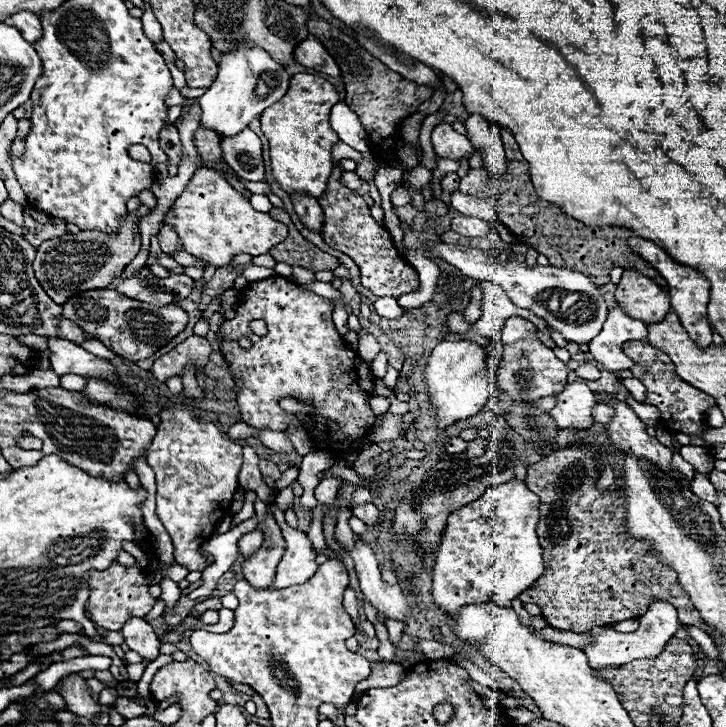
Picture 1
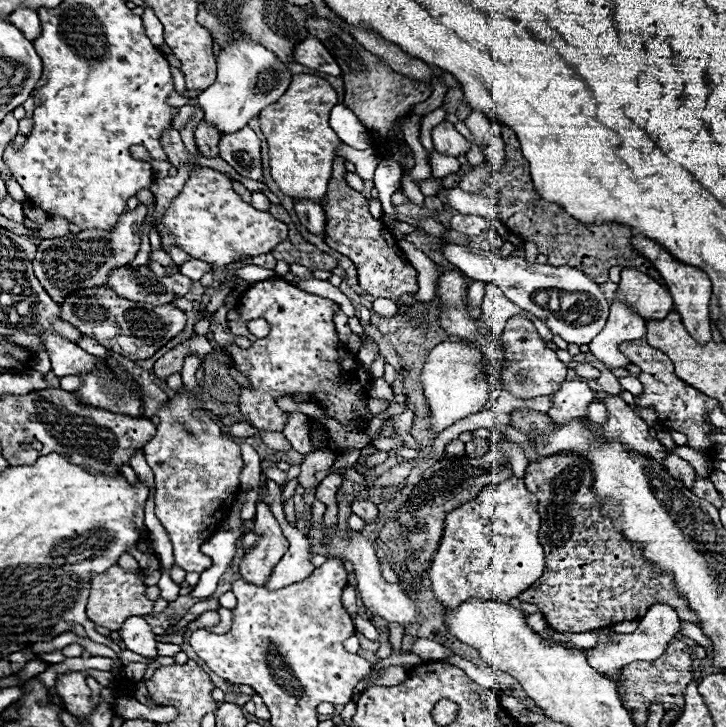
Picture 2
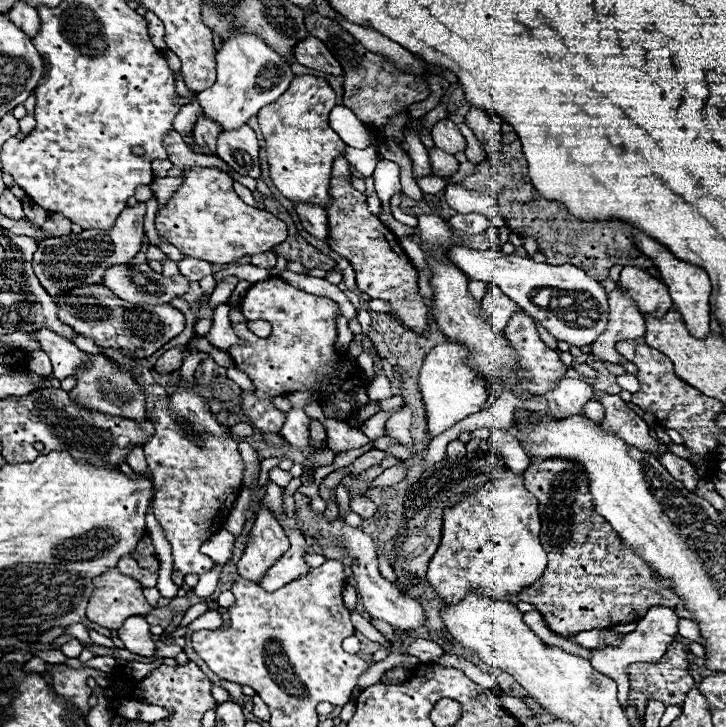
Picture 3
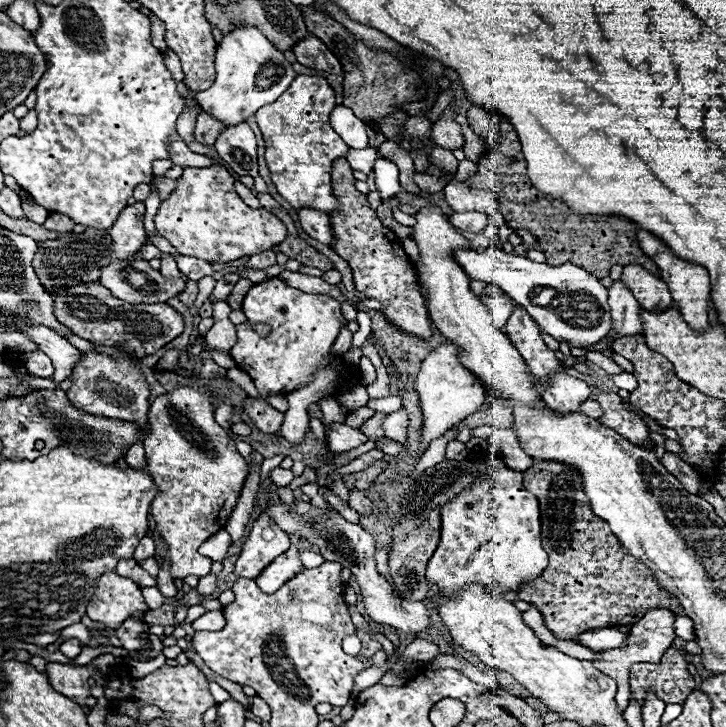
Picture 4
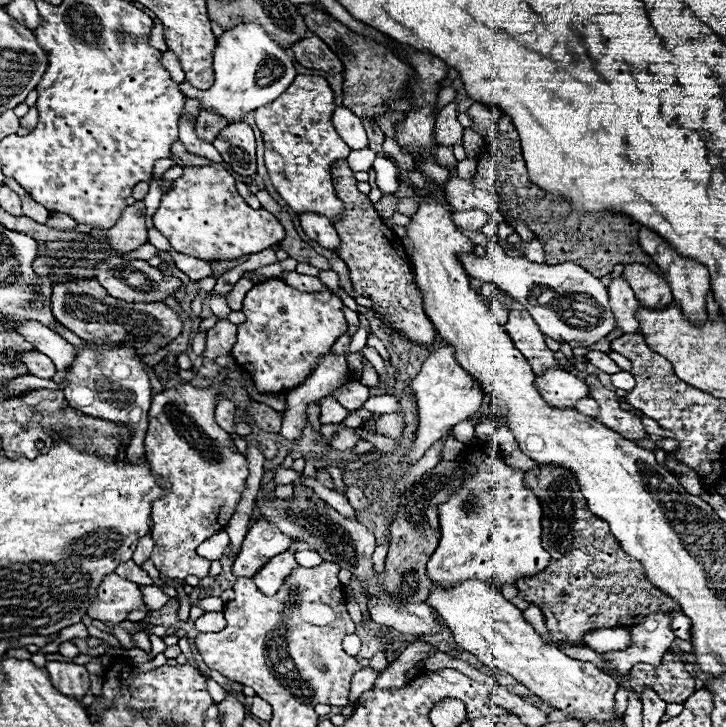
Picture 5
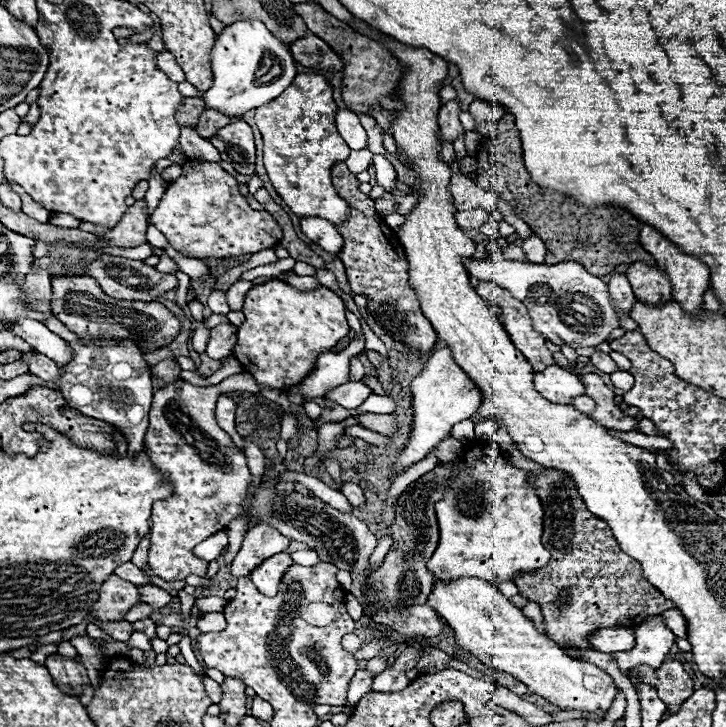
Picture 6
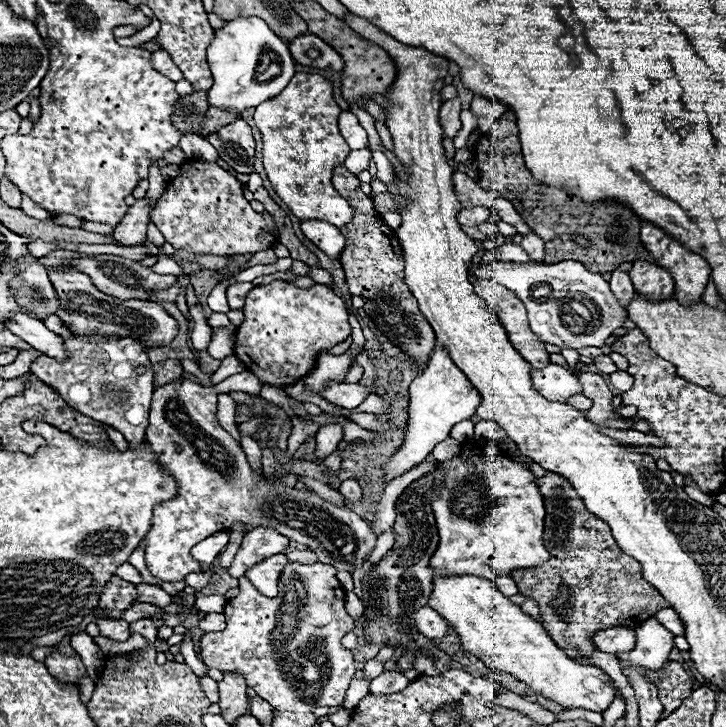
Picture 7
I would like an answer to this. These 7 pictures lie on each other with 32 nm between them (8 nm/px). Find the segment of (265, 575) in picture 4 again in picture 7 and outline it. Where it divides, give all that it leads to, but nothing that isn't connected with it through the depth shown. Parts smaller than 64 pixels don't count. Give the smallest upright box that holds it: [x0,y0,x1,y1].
[246,554,288,596]

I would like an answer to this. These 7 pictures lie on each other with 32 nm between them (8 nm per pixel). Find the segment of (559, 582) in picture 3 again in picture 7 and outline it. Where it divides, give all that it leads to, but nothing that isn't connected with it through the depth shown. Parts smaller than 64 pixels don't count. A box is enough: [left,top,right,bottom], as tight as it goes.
[510,472,670,660]

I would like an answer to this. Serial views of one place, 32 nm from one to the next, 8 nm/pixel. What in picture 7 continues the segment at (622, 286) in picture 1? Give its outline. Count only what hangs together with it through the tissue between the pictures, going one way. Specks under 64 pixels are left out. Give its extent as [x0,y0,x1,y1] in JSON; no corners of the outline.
[628,260,674,300]

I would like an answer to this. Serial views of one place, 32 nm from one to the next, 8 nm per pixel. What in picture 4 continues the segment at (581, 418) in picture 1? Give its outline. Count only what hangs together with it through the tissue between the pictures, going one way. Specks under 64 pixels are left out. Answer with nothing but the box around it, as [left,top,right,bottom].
[542,372,590,412]

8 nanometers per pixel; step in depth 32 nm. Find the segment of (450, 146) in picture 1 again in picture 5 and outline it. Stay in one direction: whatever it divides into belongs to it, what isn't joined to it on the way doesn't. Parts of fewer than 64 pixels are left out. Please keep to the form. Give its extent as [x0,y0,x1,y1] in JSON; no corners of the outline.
[436,102,464,146]

